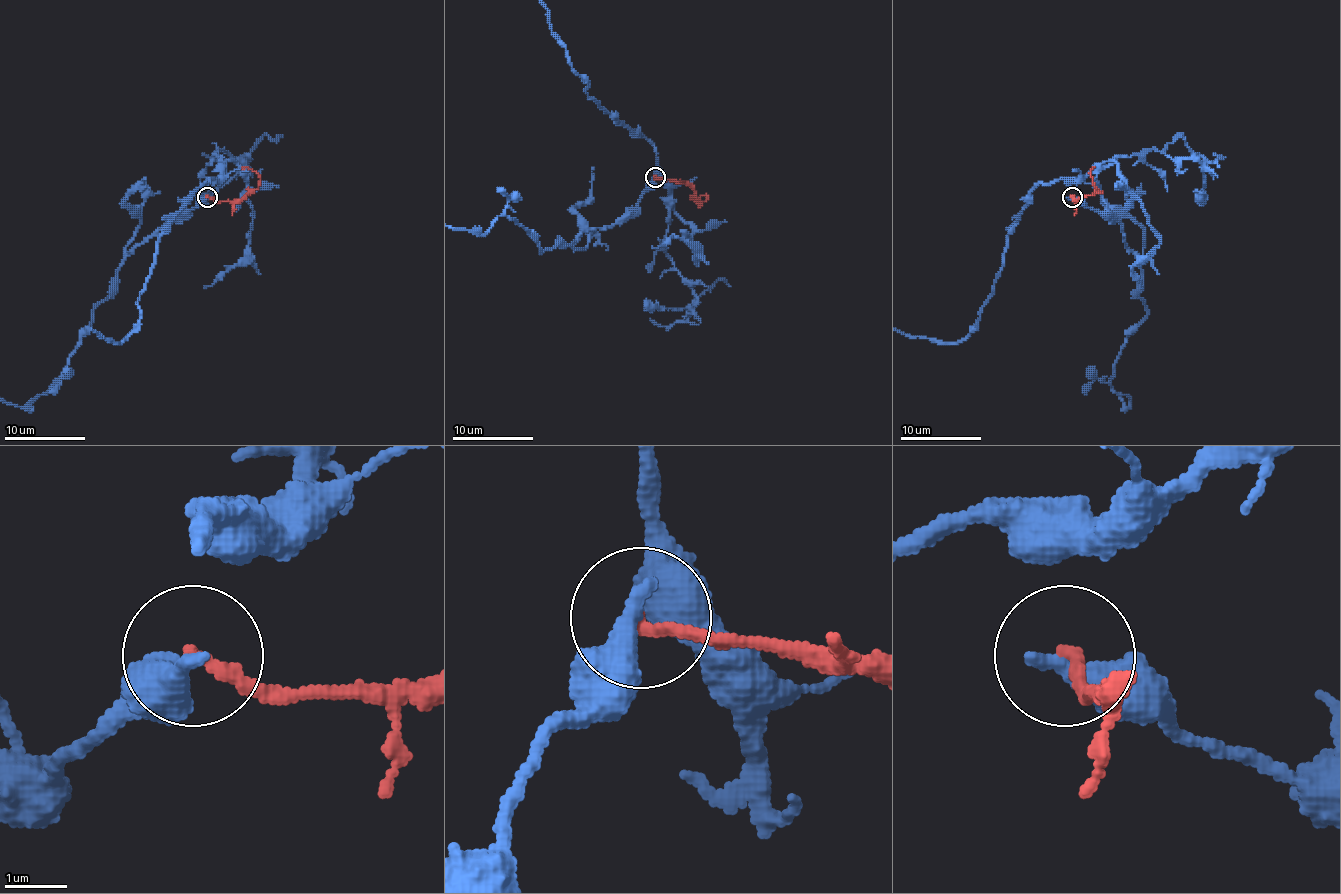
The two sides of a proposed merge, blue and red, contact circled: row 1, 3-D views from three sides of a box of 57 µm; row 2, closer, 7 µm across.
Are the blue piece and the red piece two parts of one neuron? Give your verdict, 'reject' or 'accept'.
reject

